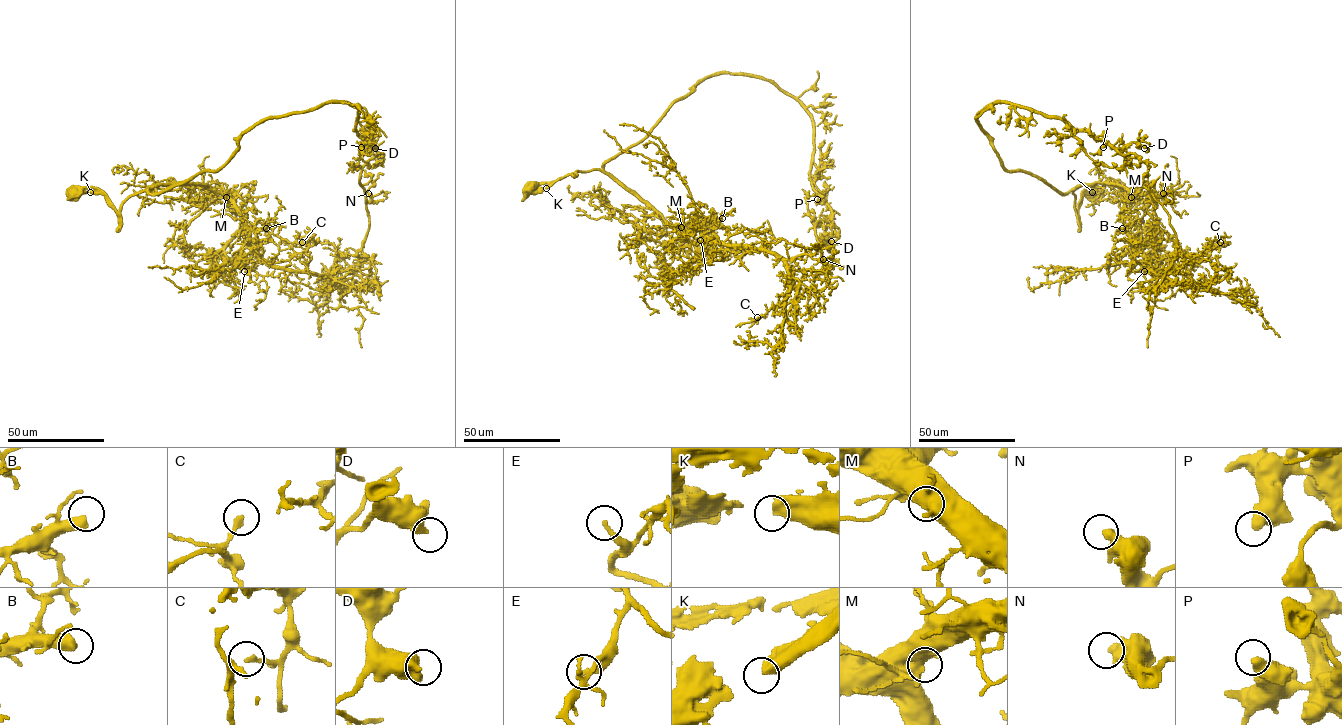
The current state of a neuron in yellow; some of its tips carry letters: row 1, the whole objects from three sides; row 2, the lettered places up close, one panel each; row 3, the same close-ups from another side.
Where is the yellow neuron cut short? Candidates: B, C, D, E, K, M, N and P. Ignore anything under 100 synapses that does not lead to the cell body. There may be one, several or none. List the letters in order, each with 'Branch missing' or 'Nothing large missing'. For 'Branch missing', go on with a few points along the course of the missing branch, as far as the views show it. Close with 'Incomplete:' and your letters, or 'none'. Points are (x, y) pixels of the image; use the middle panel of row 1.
B: Branch missing. Course of what is missing: (722, 218), (746, 214), (733, 221), (716, 218), (710, 225)
C: Nothing large missing
D: Nothing large missing
E: Nothing large missing
K: Nothing large missing
M: Nothing large missing
N: Nothing large missing
P: Nothing large missing
Incomplete: B

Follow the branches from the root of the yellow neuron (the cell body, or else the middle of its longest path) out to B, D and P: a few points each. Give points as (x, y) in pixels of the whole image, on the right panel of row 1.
B: (1092, 193), (1086, 187), (1076, 211), (1073, 191), (1079, 186), (1119, 184), (1131, 193), (1122, 228)
D: (1092, 193), (1086, 187), (1076, 211), (1073, 189), (1008, 171), (979, 113), (1012, 103), (1115, 148), (1144, 148)
P: (1092, 193), (1076, 211), (1073, 189), (1008, 171), (976, 117), (1012, 103), (1103, 147)

